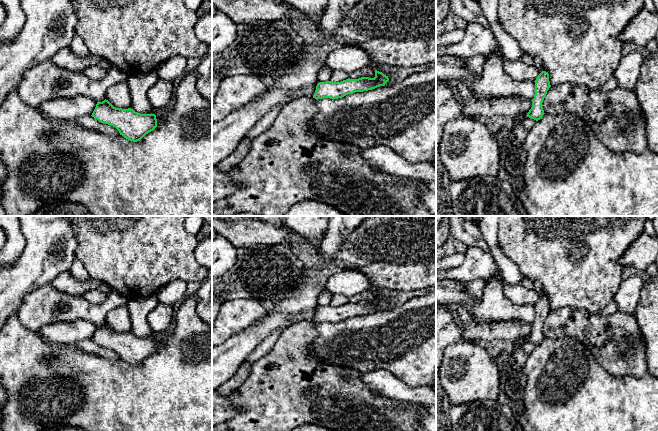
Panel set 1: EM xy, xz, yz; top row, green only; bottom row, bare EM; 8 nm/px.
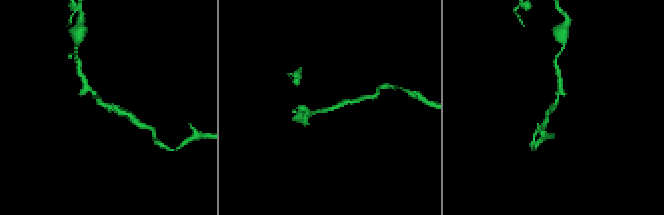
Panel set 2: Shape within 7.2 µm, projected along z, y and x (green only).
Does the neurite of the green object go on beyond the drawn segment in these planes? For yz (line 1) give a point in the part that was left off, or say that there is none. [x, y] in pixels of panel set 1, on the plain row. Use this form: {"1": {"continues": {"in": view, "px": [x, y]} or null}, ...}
{"1": {"continues": null}}

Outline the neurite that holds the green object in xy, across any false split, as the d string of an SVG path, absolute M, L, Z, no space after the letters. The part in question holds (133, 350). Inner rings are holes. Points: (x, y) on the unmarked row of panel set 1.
M108 324L97 326L91 339L101 347L115 351L124 362L137 366L157 351L155 338L114 331Z

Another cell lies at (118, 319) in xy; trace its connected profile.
M121 305L110 310L106 315L105 323L116 332L130 332L132 321L127 305Z

